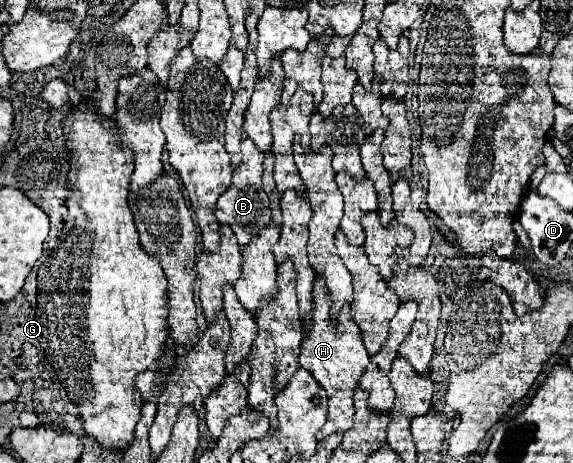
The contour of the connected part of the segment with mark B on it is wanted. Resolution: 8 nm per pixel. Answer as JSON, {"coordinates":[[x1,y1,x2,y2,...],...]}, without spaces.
{"coordinates":[[244,138,240,144,240,152,242,152,242,162,236,164,232,168,232,184,230,188,218,198,216,202,216,218,220,224,230,224,238,244,244,246,248,244,248,240,252,240,252,236,272,220,270,214,270,200,266,196,266,192,262,190,262,172,264,172,264,154,258,152,258,148,254,148,254,142,250,138]]}

